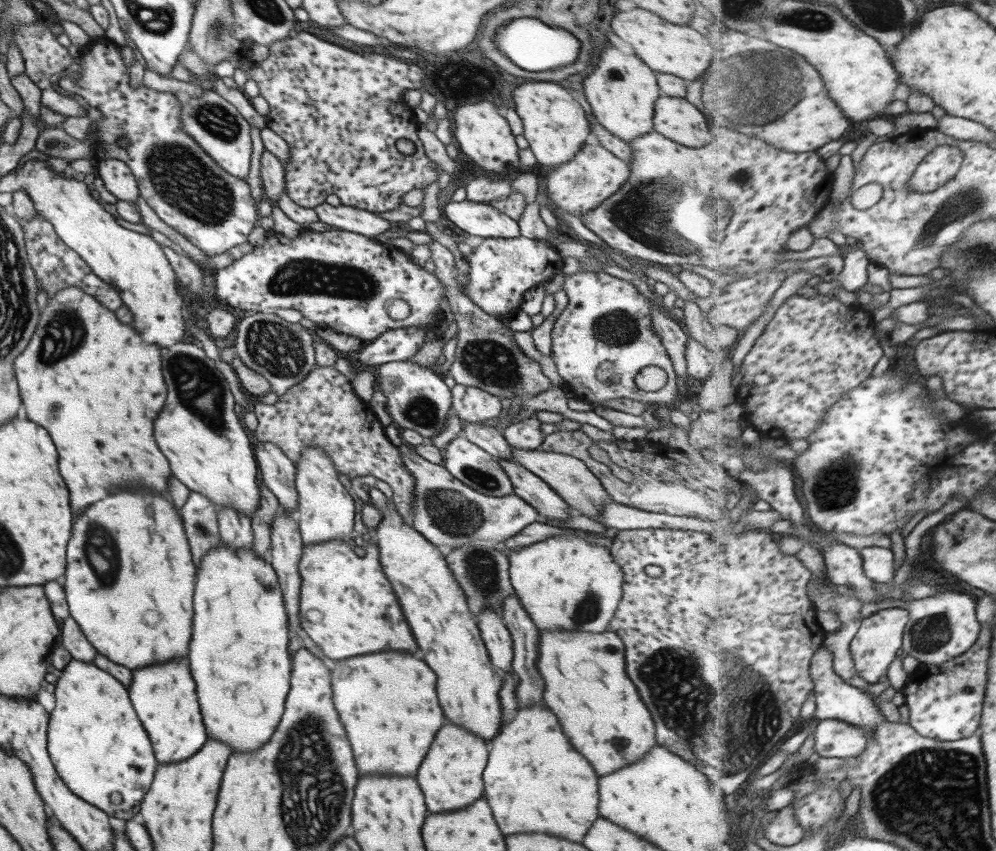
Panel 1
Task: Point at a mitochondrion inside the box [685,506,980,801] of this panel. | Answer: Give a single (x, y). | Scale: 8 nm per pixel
(932, 632)

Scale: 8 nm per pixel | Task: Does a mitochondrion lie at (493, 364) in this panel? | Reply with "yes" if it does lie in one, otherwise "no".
yes

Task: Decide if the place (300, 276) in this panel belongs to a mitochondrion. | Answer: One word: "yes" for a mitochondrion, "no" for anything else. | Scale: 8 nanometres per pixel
yes

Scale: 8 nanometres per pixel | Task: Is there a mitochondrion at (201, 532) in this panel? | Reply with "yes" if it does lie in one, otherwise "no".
yes

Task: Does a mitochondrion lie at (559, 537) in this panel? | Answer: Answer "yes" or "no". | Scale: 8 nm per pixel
no

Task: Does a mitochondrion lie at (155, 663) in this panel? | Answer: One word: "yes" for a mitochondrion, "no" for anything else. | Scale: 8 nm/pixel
no

